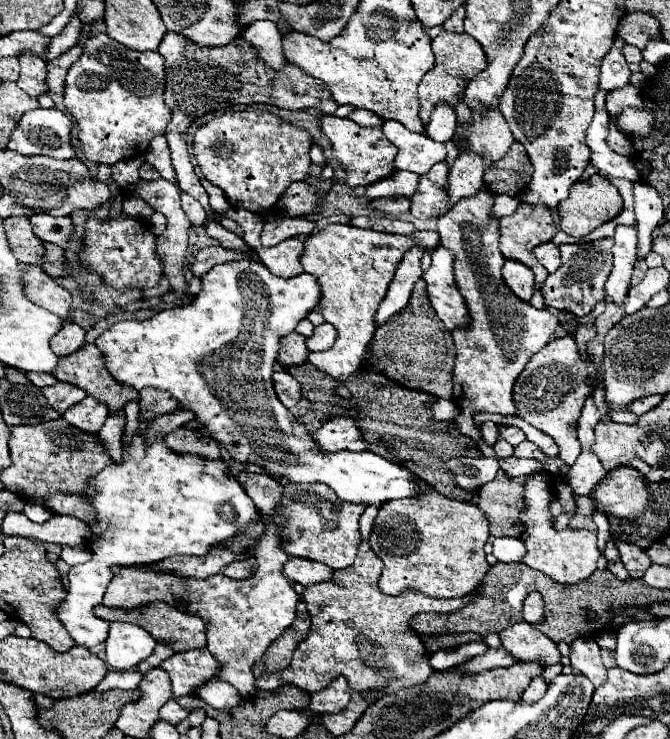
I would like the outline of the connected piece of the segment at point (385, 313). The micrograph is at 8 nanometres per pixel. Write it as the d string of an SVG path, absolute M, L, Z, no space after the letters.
M412 248L412 252L408 252L408 256L404 256L404 260L400 262L400 268L396 268L396 276L376 312L376 320L374 320L376 328L406 308L410 300L410 292L418 282L418 278L422 276L420 258L422 258L422 250Z

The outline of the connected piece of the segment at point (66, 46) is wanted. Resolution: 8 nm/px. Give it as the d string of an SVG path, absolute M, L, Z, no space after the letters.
M74 16L70 22L68 22L68 26L58 34L58 36L54 36L52 40L50 40L50 44L48 44L48 48L44 50L44 60L46 62L50 62L50 60L54 60L54 58L58 58L60 54L64 54L66 50L70 50L72 46L76 46L76 40L78 40L78 34L80 34L80 20Z

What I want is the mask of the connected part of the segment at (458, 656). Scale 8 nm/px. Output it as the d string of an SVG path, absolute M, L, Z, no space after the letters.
M470 642L470 644L464 644L452 652L434 652L430 656L430 664L434 670L448 670L452 666L458 666L460 662L472 658L472 656L478 656L478 654L486 654L488 652L488 646L484 642Z

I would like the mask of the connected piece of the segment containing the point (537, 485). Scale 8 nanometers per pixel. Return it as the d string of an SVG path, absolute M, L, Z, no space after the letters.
M542 472L532 474L526 480L526 492L524 492L526 512L520 516L520 520L524 522L524 532L528 532L528 538L526 538L528 554L524 558L524 564L543 572L558 583L580 584L582 580L590 578L596 570L596 560L600 556L596 548L596 534L588 530L572 530L572 528L556 530L552 516L548 512L550 500L552 496L542 478Z

